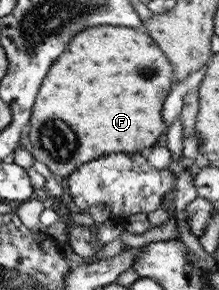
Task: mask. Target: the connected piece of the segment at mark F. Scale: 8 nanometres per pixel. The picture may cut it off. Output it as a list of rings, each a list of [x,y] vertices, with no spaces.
[[[101,25],[84,29],[80,33],[76,33],[68,43],[66,51],[52,64],[48,72],[46,85],[42,85],[42,93],[38,93],[36,104],[33,106],[33,116],[29,121],[30,132],[27,133],[28,141],[32,145],[33,158],[40,163],[44,163],[46,167],[53,173],[53,175],[60,180],[67,178],[70,173],[77,167],[81,167],[87,161],[98,159],[112,153],[141,153],[145,148],[154,146],[161,136],[167,136],[169,127],[164,119],[162,119],[162,107],[164,107],[164,99],[170,93],[172,87],[172,77],[174,77],[174,66],[170,64],[166,54],[158,48],[158,44],[154,42],[150,34],[143,33],[137,28],[130,27],[116,27],[114,25]]]

